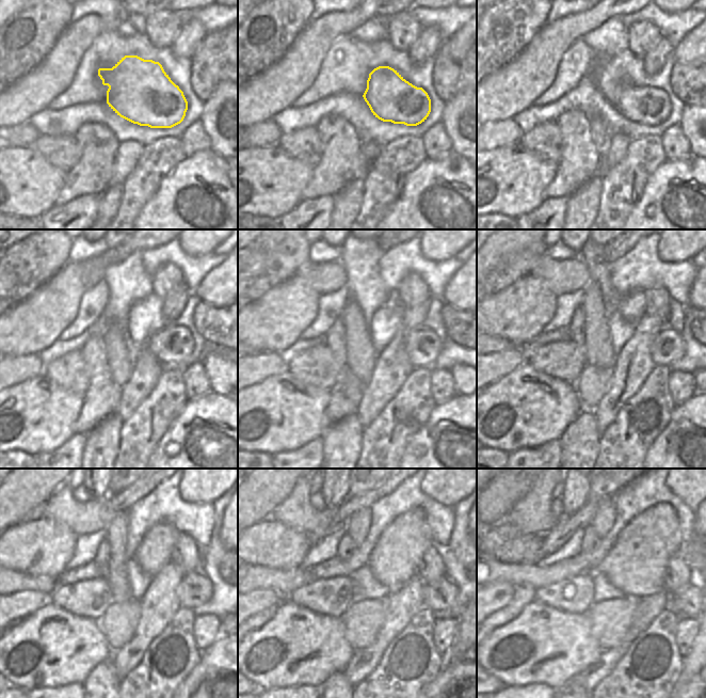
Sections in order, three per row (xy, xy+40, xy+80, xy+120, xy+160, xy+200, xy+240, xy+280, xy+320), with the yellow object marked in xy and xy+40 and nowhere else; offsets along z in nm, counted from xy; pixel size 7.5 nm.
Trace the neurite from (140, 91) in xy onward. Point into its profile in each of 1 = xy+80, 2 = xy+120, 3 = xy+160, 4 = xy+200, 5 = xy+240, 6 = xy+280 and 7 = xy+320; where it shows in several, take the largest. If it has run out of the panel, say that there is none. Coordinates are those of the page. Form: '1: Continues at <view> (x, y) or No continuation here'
1: Continues at xy+80 (651, 106)
2: Continues at xy+120 (173, 344)
3: Continues at xy+160 (422, 346)
4: Continues at xy+200 (668, 346)
5: Continues at xy+240 (194, 590)
6: Continues at xy+280 (442, 595)
7: Continues at xy+320 (690, 602).

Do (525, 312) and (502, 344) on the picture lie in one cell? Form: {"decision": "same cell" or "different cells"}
{"decision": "different cells"}

